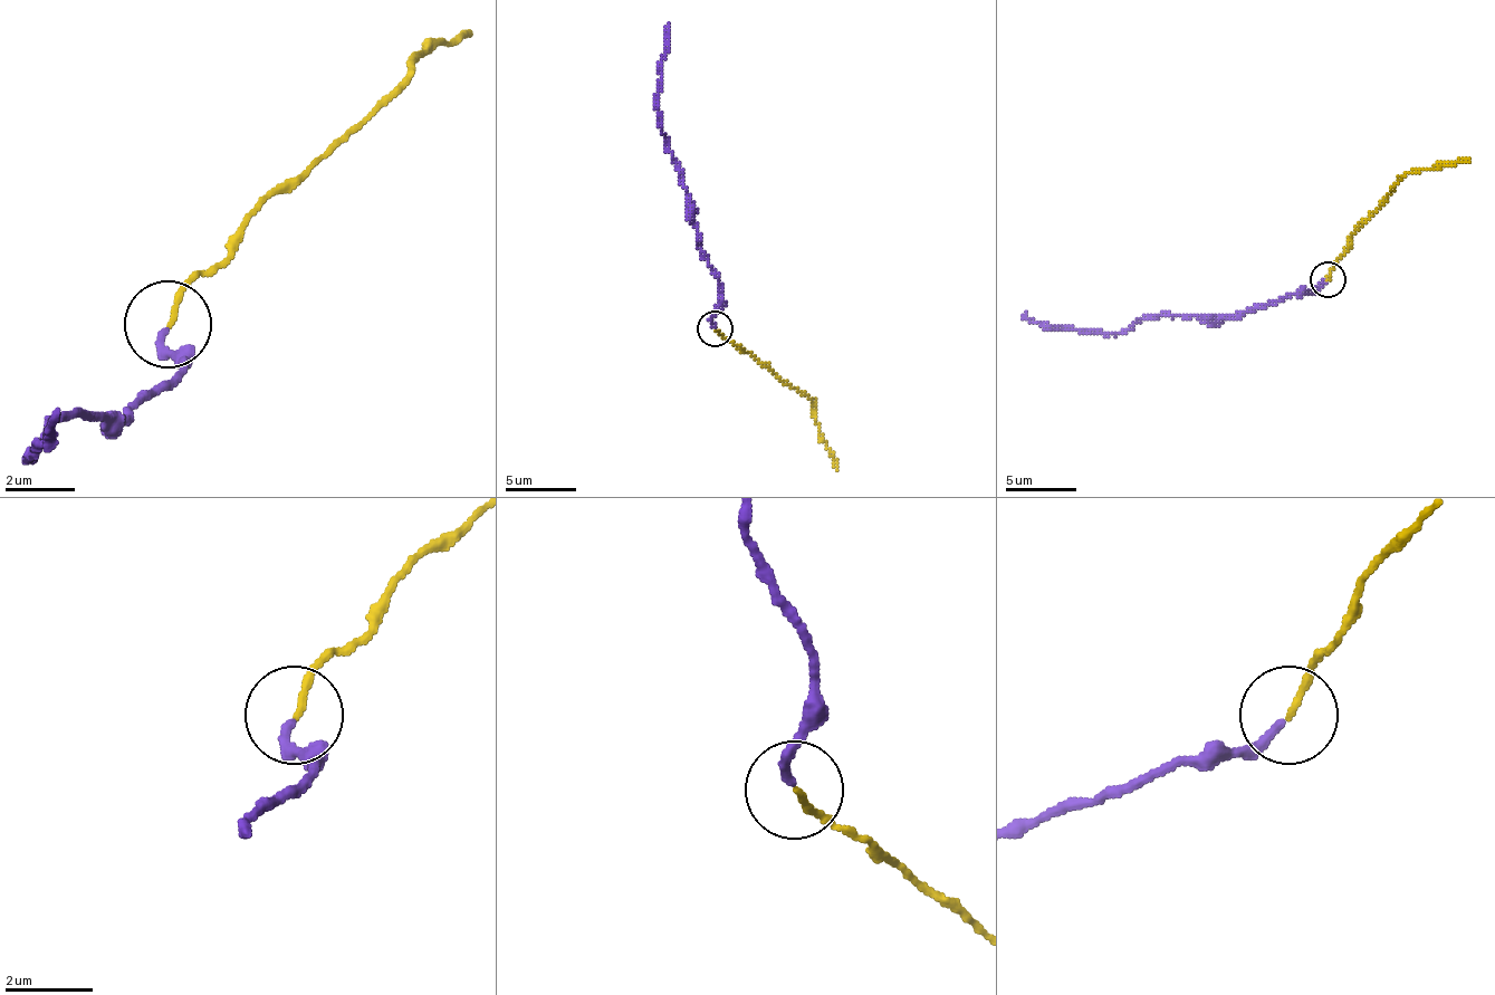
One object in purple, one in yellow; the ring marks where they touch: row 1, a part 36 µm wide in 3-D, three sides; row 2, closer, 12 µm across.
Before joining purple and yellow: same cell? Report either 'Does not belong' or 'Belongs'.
Does not belong

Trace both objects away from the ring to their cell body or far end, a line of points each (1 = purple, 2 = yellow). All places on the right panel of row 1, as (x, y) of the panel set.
1: (1326, 279), (1312, 290), (1280, 297), (1240, 315), (1151, 315), (1119, 333), (1055, 329), (1023, 315)
2: (1326, 279), (1348, 240), (1401, 180), (1469, 159)

